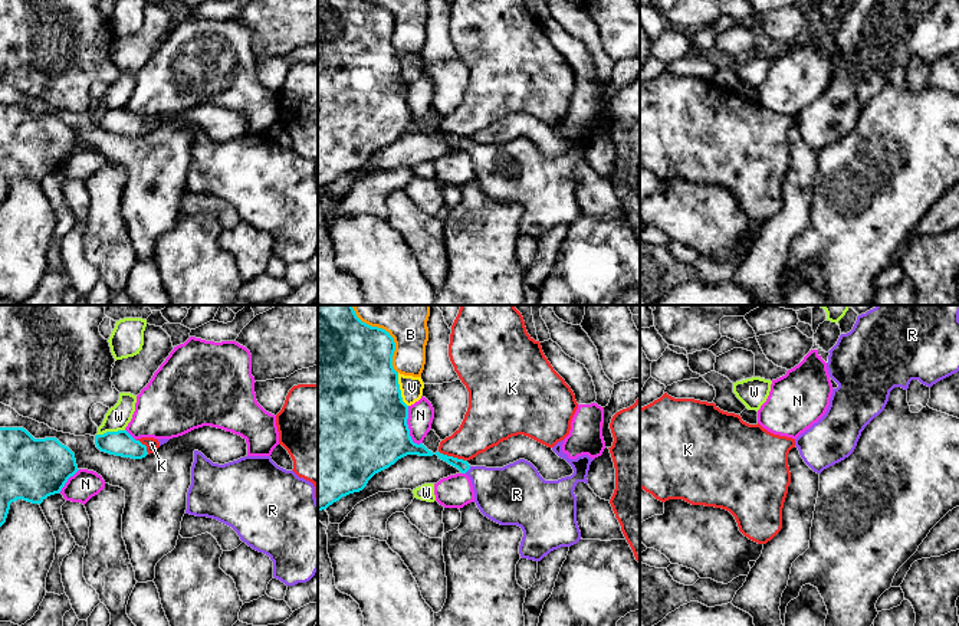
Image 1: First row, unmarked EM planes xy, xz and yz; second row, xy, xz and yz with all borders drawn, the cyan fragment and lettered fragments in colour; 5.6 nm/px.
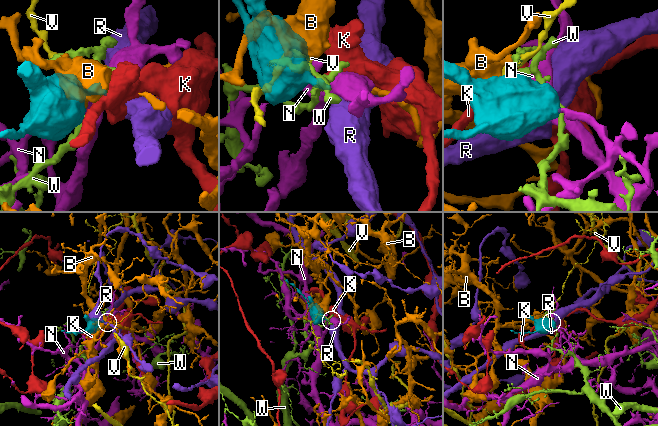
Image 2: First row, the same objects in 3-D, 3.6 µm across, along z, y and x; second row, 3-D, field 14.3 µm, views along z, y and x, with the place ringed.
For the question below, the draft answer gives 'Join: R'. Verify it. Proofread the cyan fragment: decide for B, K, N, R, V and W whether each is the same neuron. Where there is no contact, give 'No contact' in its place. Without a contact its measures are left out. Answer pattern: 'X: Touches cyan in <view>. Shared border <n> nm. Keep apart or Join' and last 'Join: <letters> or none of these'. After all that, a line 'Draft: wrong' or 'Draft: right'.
B: Touches cyan in xz. Shared border 460 nm. Keep apart
K: Touches cyan in xz. Shared border 170 nm. Keep apart
N: Touches cyan in xz. Shared border 240 nm. Keep apart
R: Touches cyan in xz. Shared border 50 nm. Join
V: Touches cyan in xz. Shared border 200 nm. Keep apart
W: Touches cyan in xy. Shared border 160 nm. Keep apart
Join: R
Draft: right

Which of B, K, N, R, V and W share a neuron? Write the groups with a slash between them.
B / K / N / R / V / W

